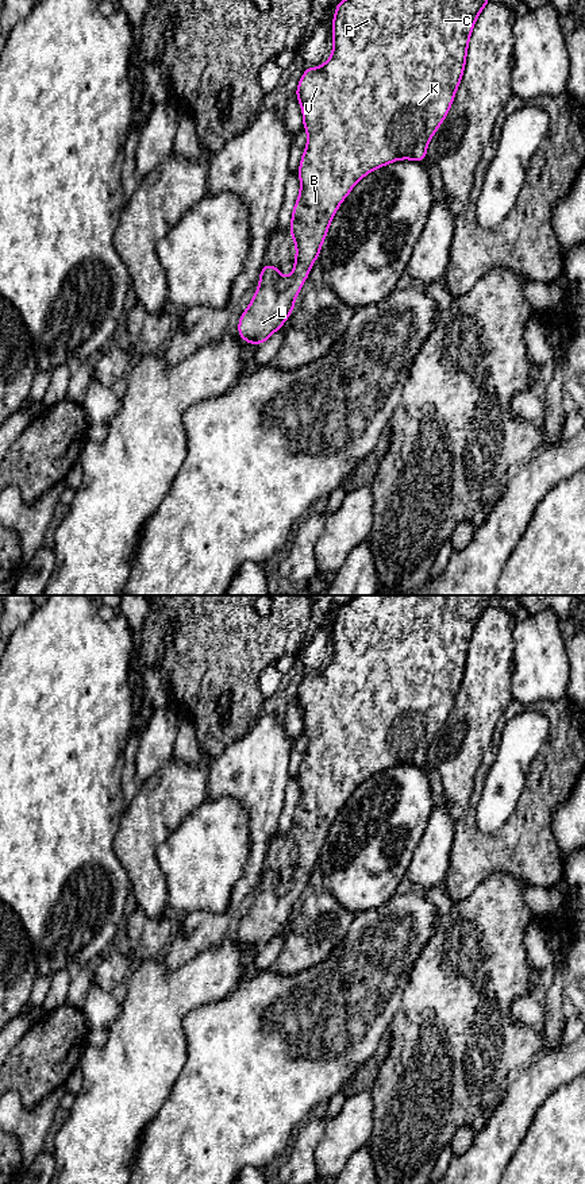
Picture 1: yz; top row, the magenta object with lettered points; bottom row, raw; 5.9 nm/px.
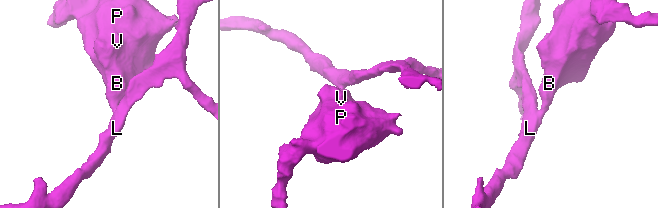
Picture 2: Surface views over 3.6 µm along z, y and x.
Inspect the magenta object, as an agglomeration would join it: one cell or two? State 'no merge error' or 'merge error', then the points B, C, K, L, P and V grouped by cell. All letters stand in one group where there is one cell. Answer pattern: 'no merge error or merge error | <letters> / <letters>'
no merge error | B C K L P V

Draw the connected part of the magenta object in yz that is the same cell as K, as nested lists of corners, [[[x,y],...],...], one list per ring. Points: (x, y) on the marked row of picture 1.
[[[338,1],[331,58],[319,68],[308,66],[296,89],[308,142],[300,161],[300,194],[289,228],[296,243],[293,273],[284,278],[278,267],[262,266],[257,292],[238,324],[245,342],[258,346],[288,320],[330,223],[353,186],[374,169],[397,159],[424,162],[427,146],[459,86],[474,23],[489,1]]]

